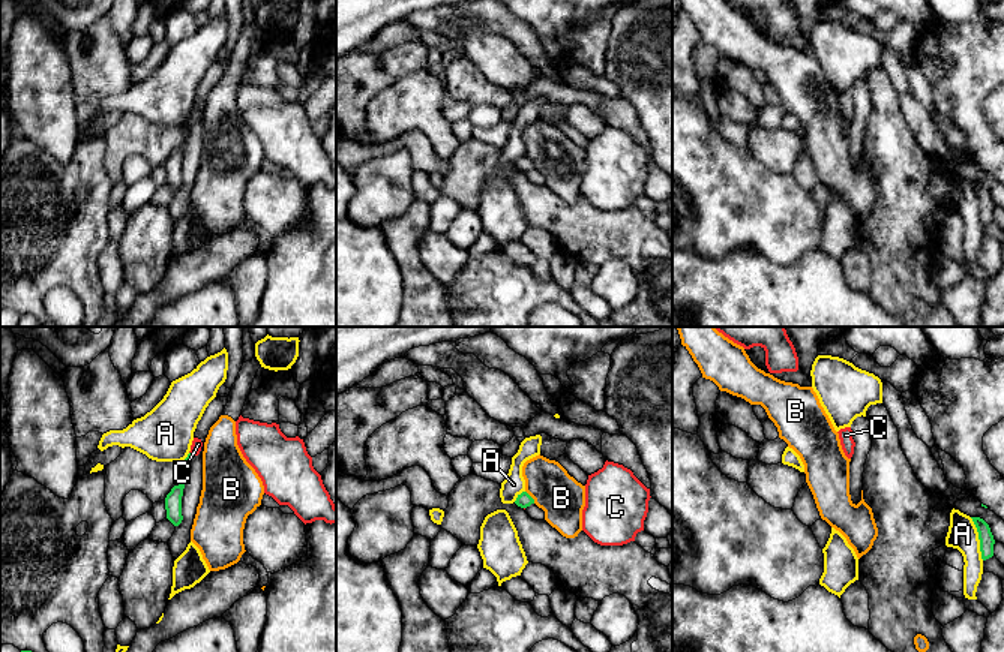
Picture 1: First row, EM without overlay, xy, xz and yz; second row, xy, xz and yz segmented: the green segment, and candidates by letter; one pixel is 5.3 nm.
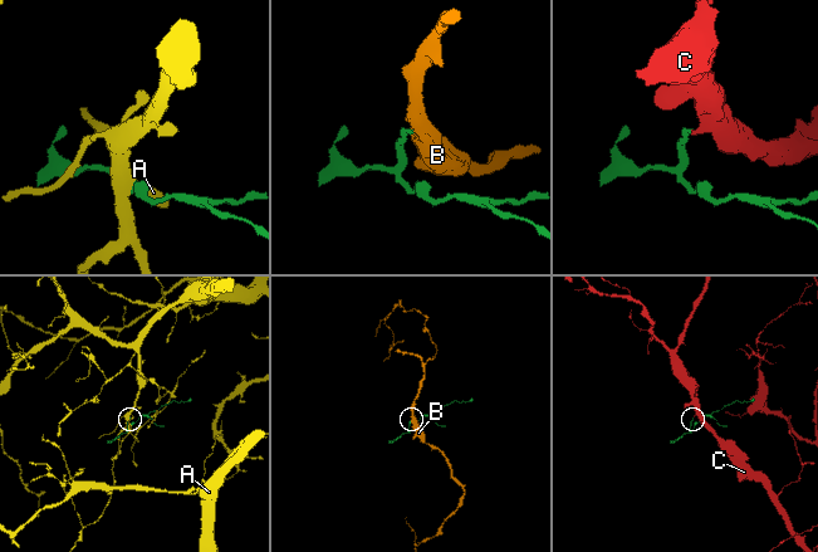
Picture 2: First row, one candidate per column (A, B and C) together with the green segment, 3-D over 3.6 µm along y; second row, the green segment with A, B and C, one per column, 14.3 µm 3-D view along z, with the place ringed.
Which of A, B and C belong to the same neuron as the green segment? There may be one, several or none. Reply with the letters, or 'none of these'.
C

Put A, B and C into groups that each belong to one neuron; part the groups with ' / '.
A / B / C

